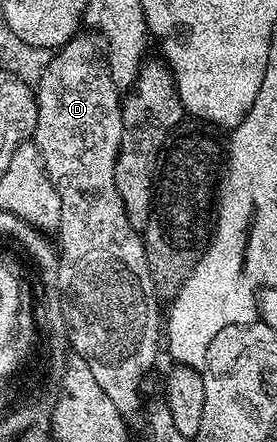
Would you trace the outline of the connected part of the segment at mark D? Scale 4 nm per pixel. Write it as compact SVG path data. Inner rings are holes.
M79 32L51 57L54 58L47 63L38 85L36 81L38 122L32 140L50 181L60 195L60 227L56 230L60 242L56 292L66 320L69 348L88 363L96 383L100 383L100 388L106 392L108 399L112 399L115 407L124 415L130 415L141 407L142 397L138 388L158 361L164 313L158 310L160 297L154 287L150 265L146 262L143 234L131 227L120 191L116 191L114 164L122 142L120 90L110 74L103 42L93 32Z

